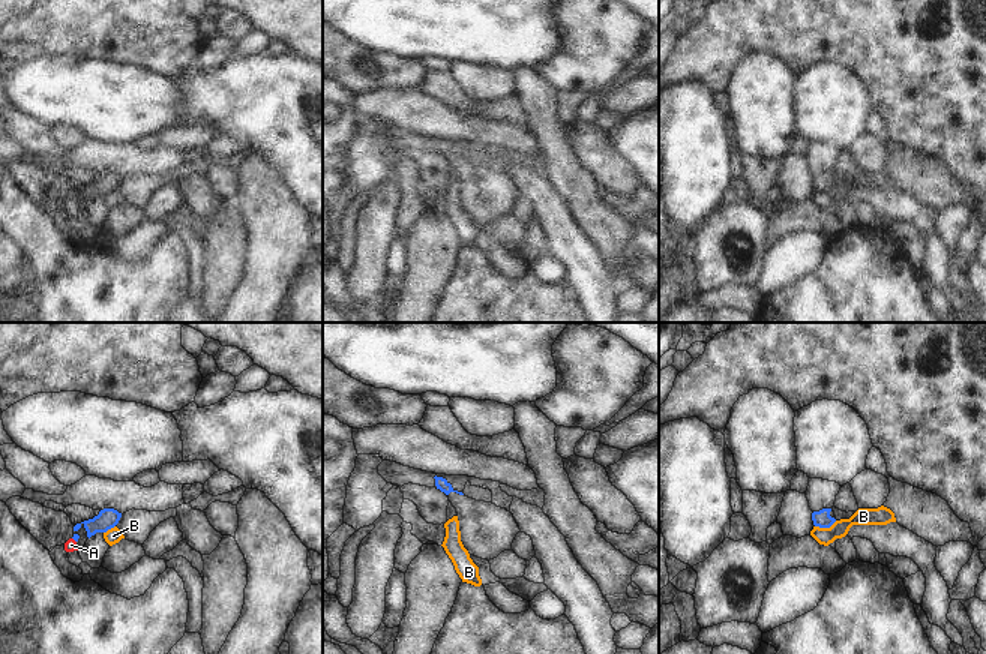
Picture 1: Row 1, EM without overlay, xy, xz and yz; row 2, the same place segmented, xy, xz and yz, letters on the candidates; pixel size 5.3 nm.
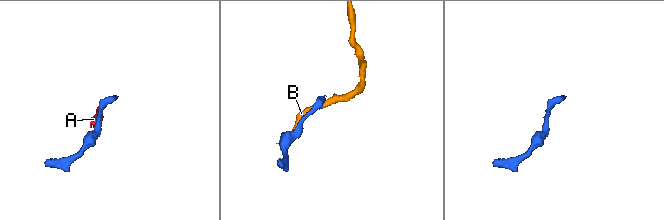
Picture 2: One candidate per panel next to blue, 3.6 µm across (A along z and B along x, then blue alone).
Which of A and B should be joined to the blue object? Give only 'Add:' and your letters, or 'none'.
Add: none

